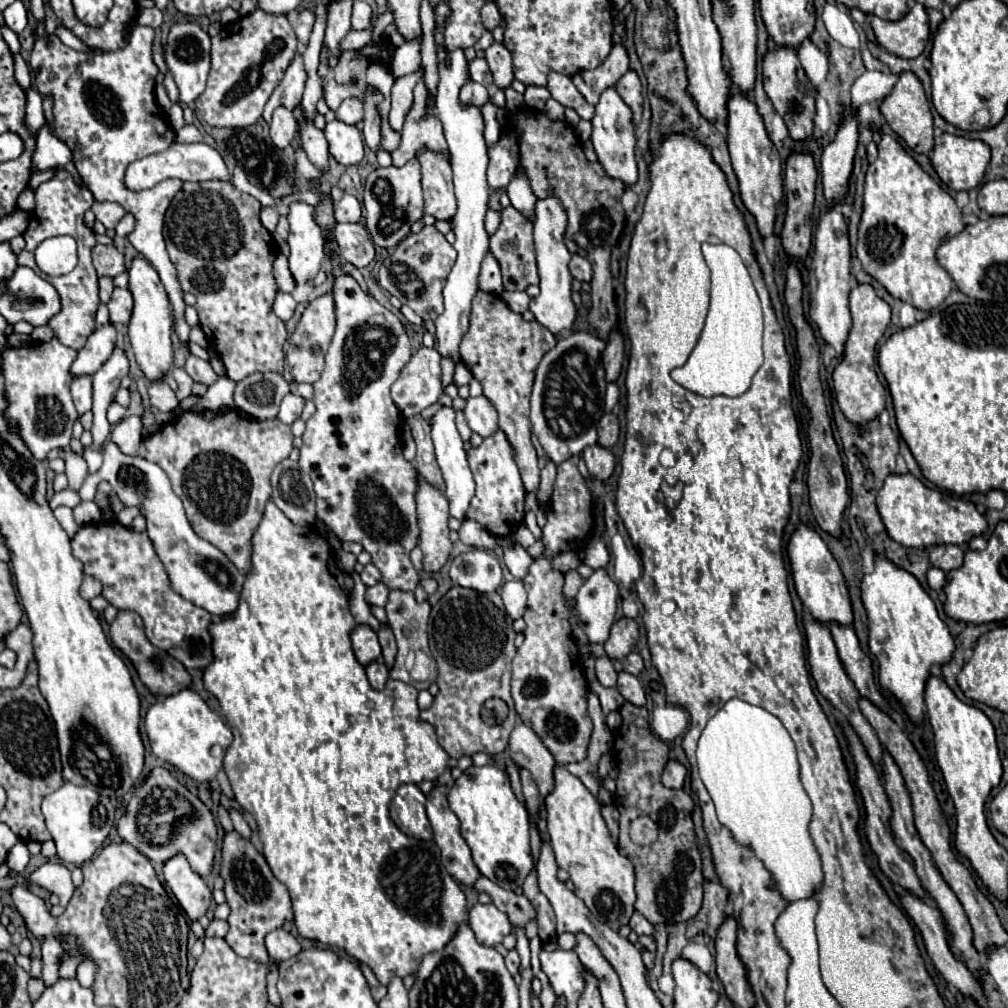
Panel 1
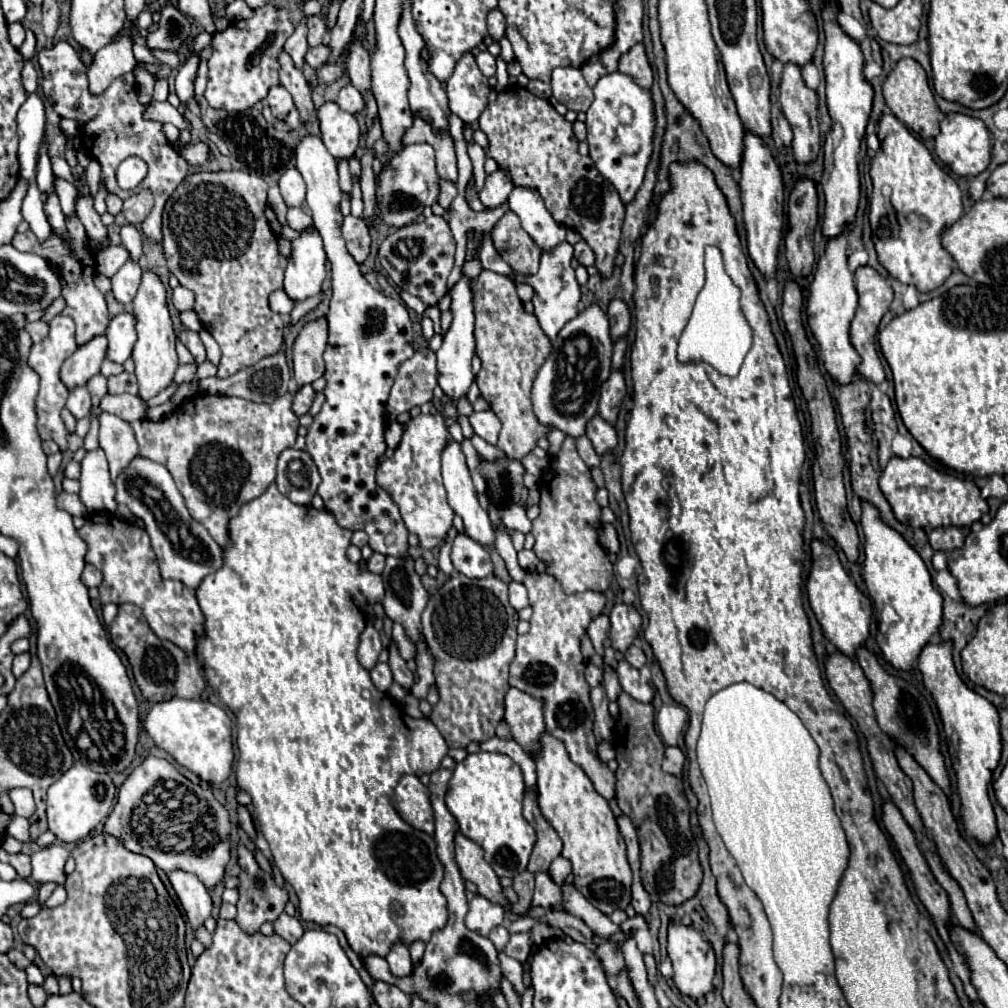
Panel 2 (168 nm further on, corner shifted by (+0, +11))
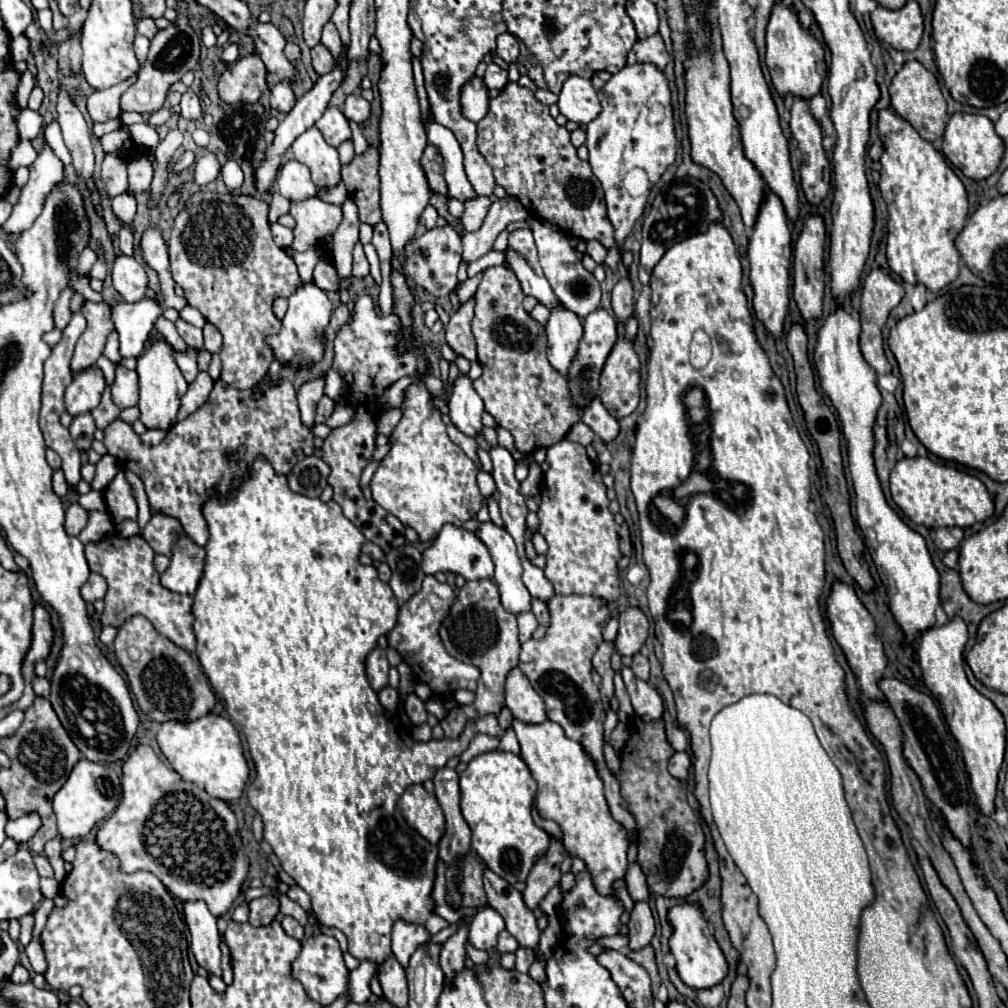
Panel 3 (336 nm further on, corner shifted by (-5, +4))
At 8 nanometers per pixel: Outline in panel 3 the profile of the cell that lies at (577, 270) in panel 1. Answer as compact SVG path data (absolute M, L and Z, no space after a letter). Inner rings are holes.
M588 241L588 245L586 245L586 253L598 263L598 265L602 265L604 263L604 259L606 259L606 249L598 243L598 241Z

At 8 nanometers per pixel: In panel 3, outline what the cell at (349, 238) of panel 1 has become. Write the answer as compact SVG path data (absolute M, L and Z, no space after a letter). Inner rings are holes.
M358 241L356 247L354 247L354 269L352 269L352 275L354 277L366 277L368 273L370 273L370 265L368 265L368 259L364 255L362 243Z

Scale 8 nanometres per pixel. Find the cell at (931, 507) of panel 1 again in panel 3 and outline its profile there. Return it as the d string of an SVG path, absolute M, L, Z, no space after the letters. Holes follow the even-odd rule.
M928 457L900 459L890 473L890 495L908 519L928 529L970 527L974 523L984 523L994 513L994 503L978 477L956 467L938 465Z

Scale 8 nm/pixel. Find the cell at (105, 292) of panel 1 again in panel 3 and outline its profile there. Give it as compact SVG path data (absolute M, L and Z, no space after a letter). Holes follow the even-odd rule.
M122 225L120 233L118 233L118 247L120 247L122 255L126 255L126 257L134 255L134 237L132 237L132 229L130 227Z

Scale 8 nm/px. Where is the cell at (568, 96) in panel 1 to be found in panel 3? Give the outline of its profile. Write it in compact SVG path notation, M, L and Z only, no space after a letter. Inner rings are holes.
M578 75L568 77L558 95L558 107L560 113L570 121L580 125L590 123L600 113L600 101L590 79L582 79Z

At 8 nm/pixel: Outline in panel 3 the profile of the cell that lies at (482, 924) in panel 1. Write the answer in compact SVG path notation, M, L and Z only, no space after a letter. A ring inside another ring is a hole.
M484 907L482 911L478 911L474 915L474 919L470 923L468 941L476 949L492 953L496 947L496 939L498 939L502 929L504 929L504 919L492 907Z

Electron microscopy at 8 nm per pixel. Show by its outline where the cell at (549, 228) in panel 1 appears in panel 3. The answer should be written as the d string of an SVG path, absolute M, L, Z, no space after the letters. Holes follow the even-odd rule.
M560 301L550 309L550 317L546 323L548 337L548 361L562 375L568 373L568 367L576 355L578 341L582 337L582 323L576 313L570 313Z

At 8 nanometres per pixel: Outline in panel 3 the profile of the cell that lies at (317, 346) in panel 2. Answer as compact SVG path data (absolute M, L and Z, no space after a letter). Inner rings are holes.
M316 377L312 381L306 381L300 391L298 391L298 405L302 413L304 425L312 427L314 425L314 415L316 415L316 403L324 395L324 377Z

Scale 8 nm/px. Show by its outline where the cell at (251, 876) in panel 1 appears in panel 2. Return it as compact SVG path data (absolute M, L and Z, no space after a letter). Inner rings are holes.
M239 846L239 866L241 866L241 874L239 874L241 884L239 884L239 904L237 904L235 922L241 926L241 930L245 930L247 934L253 934L261 928L263 922L277 920L277 916L283 912L289 896L287 896L285 888L279 888L273 882L273 878L259 868L253 854L245 846Z

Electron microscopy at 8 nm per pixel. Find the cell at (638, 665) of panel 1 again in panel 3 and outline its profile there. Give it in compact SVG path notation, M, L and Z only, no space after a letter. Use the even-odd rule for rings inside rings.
M636 653L634 655L634 661L632 661L632 671L634 671L634 675L636 677L640 677L640 679L648 679L648 673L650 673L650 665L648 665L648 659L644 657L644 655L640 655L640 653Z

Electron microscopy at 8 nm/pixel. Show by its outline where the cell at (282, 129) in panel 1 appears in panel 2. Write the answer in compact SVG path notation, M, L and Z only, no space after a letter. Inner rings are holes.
M279 84L279 86L273 86L273 88L269 90L269 94L267 94L265 100L267 100L273 116L279 118L279 120L283 120L283 118L293 110L293 106L295 106L291 94L289 94L281 84Z

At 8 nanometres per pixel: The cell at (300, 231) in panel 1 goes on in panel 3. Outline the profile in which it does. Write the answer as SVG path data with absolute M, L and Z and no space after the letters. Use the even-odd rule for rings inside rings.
M314 281L302 283L290 297L288 297L288 311L286 317L282 319L282 329L278 335L268 337L268 345L274 351L274 357L288 363L286 367L302 367L304 363L310 361L320 361L324 355L324 347L322 347L322 335L318 335L318 331L322 331L328 321L330 321L330 313L332 313L332 305L328 301L326 291L322 291L318 285L314 285Z

